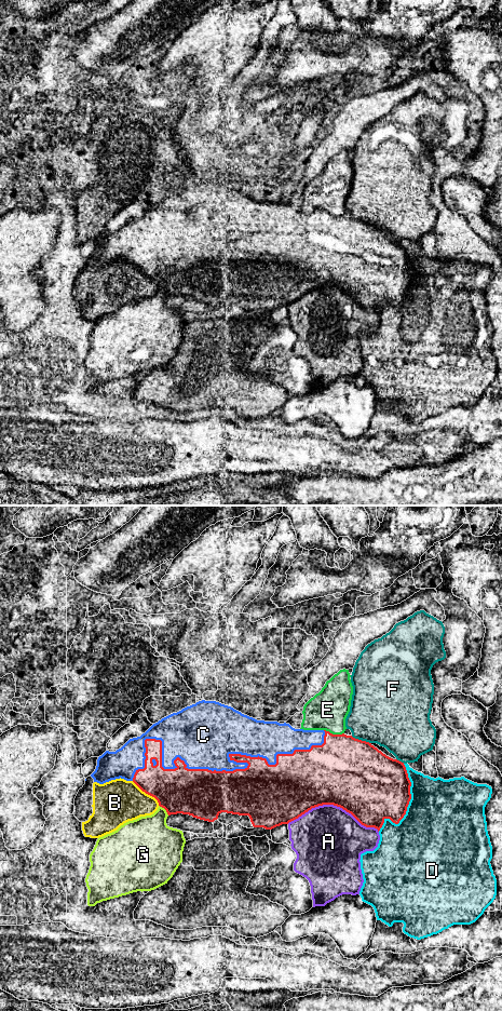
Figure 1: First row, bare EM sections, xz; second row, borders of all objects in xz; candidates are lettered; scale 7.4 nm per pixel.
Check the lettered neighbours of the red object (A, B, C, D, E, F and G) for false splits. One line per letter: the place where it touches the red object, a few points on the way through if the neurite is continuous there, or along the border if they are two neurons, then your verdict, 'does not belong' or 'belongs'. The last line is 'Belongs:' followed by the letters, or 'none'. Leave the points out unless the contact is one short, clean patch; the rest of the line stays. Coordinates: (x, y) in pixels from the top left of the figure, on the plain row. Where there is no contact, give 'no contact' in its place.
A: xz (334, 286) | does not belong
B: xz (147, 274) | does not belong
C: xz (225, 252) | belongs
D: xz (407, 287) | does not belong
E: xz (334, 216) | does not belong
F: xz (361, 221) | does not belong
G: xz (164, 290) | does not belong
Belongs: C

